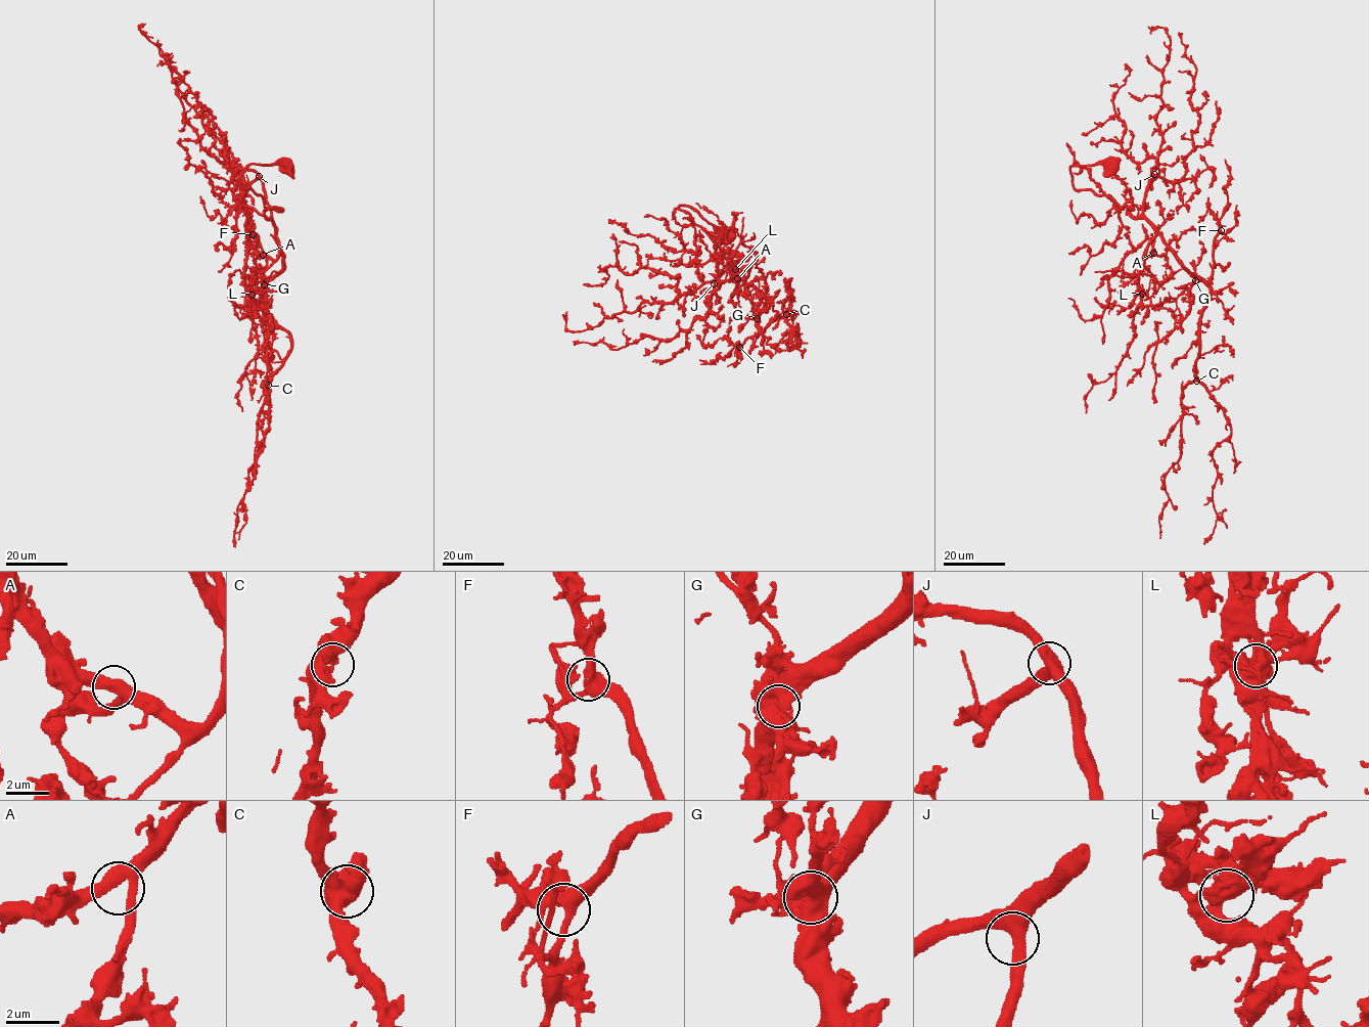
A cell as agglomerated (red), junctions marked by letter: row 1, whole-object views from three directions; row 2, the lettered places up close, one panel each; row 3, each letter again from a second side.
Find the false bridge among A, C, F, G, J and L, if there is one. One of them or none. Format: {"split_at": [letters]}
{"split_at": ["L"]}

